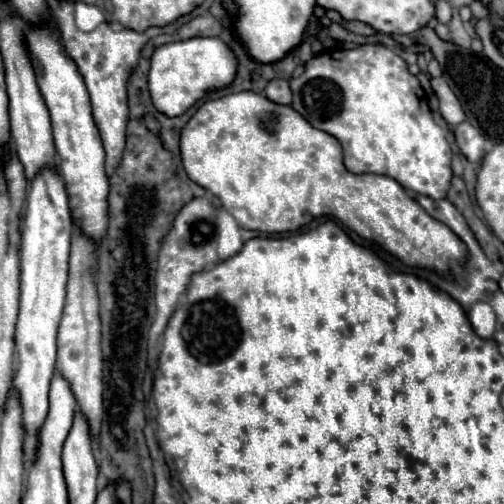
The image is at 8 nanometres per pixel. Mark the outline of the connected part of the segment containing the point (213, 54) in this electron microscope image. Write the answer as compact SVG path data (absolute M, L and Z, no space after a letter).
M190 38L182 42L170 42L152 54L148 72L150 96L156 110L166 116L180 116L202 96L226 88L230 82L234 82L236 72L238 58L234 58L230 46L220 38Z

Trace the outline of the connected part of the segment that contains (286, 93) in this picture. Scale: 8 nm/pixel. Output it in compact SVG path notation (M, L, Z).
M272 80L266 90L264 90L264 96L270 98L272 102L278 102L278 104L290 104L292 102L292 94L290 94L290 86L286 80Z

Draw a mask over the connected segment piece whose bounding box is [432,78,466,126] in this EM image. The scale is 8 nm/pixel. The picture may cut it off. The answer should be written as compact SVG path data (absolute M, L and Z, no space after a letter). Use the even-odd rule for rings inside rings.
M432 78L432 88L440 100L440 114L444 116L444 120L450 124L450 126L456 126L460 122L466 120L464 112L462 112L462 106L458 102L458 98L454 96L454 92L450 90L450 86L446 84L444 78Z

